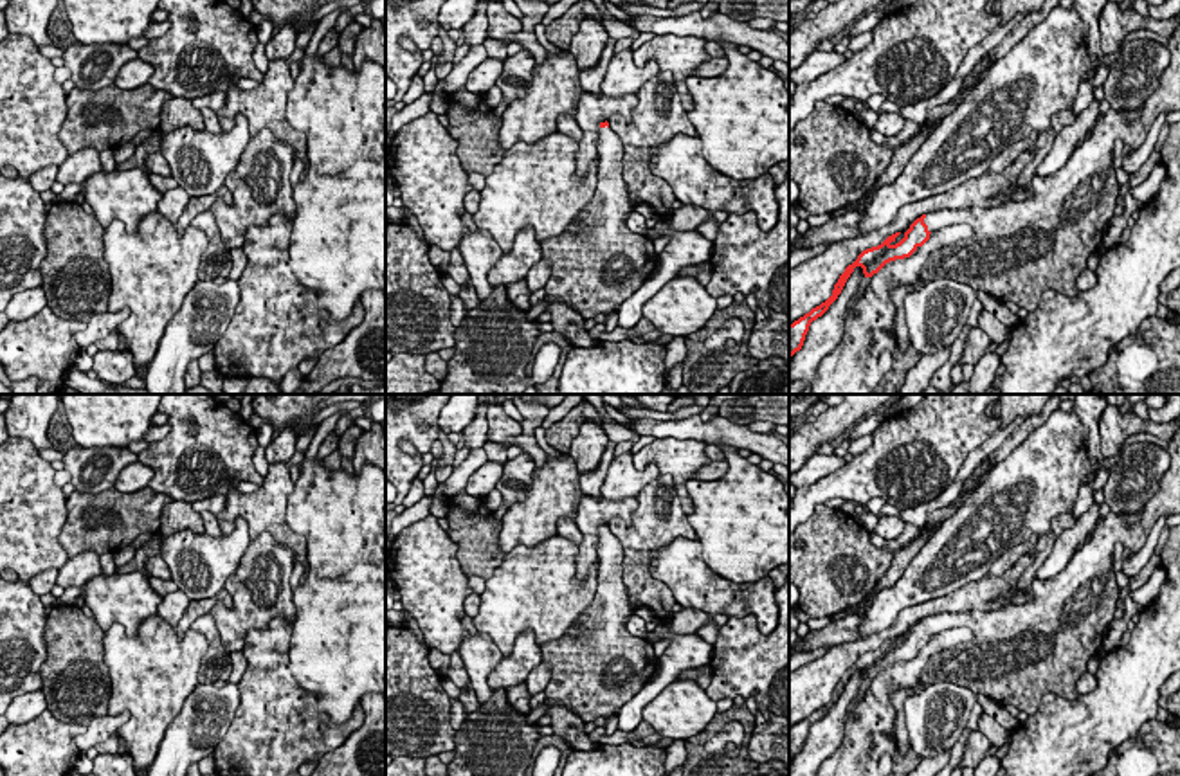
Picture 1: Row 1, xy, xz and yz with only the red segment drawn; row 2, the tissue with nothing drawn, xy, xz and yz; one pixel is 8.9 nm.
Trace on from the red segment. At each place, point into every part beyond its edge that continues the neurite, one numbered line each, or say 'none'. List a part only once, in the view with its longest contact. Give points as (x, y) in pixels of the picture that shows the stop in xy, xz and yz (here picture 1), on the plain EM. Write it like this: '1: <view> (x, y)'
1: yz (1018, 652)

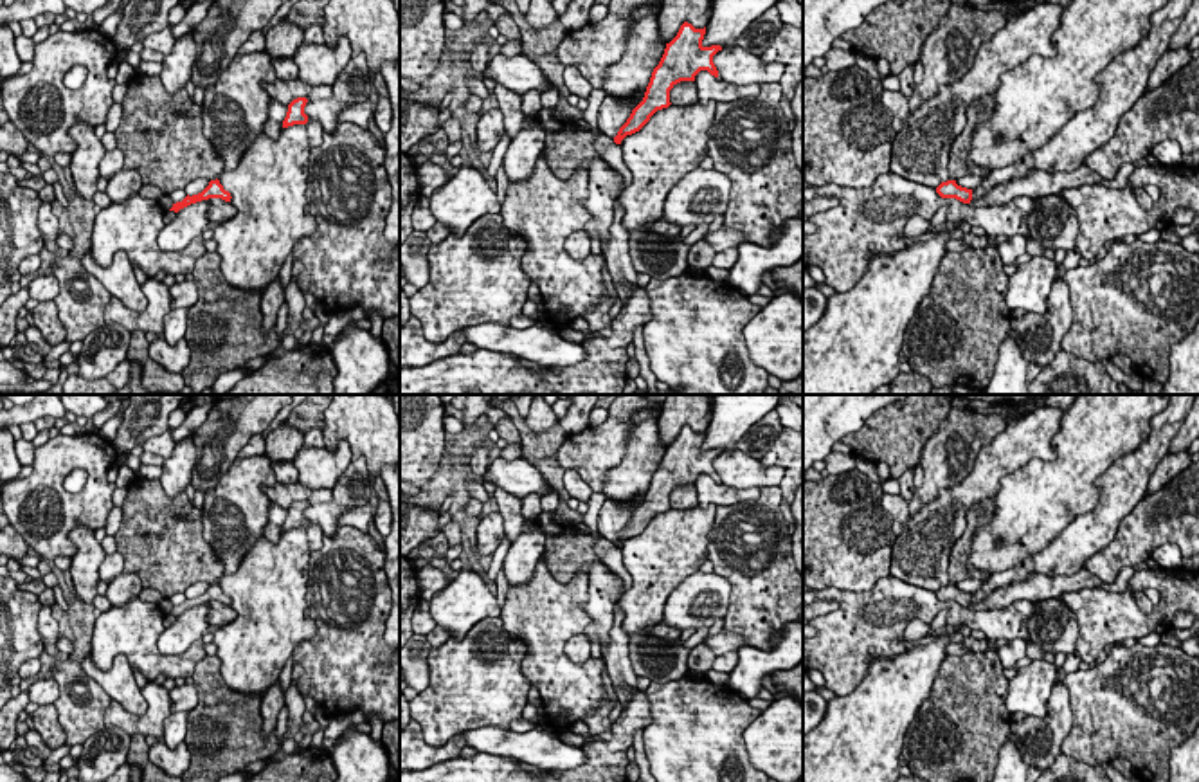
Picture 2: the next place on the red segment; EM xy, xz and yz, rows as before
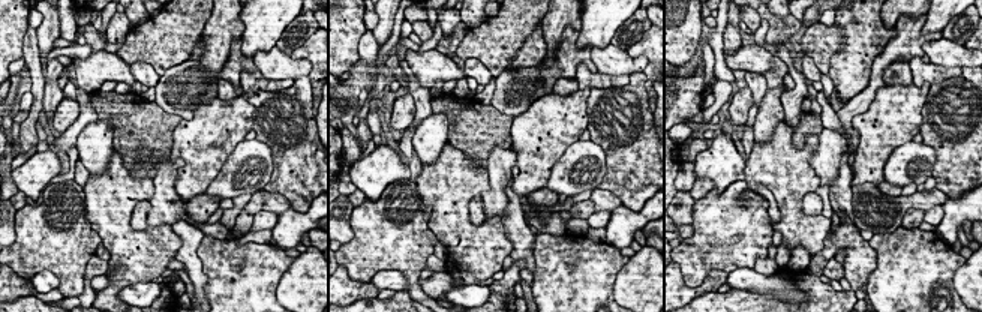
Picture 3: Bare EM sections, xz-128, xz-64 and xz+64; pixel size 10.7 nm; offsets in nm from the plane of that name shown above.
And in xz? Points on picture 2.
none

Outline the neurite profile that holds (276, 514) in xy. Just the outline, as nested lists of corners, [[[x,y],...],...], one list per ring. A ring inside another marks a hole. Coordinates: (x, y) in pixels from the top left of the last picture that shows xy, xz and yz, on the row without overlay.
[[[270,503],[268,523],[265,526],[265,539],[275,544],[283,533],[283,524],[286,521],[288,510],[281,508],[275,503]]]

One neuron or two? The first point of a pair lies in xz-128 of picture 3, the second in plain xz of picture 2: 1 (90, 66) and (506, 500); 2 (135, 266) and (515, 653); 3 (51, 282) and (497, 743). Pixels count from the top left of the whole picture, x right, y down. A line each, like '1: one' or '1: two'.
1: two
2: two
3: one

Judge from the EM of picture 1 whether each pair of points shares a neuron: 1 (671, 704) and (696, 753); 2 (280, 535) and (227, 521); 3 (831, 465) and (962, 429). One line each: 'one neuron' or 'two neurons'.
1: two neurons
2: one neuron
3: two neurons

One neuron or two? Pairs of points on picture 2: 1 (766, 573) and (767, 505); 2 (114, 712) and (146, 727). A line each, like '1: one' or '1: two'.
1: one
2: one

